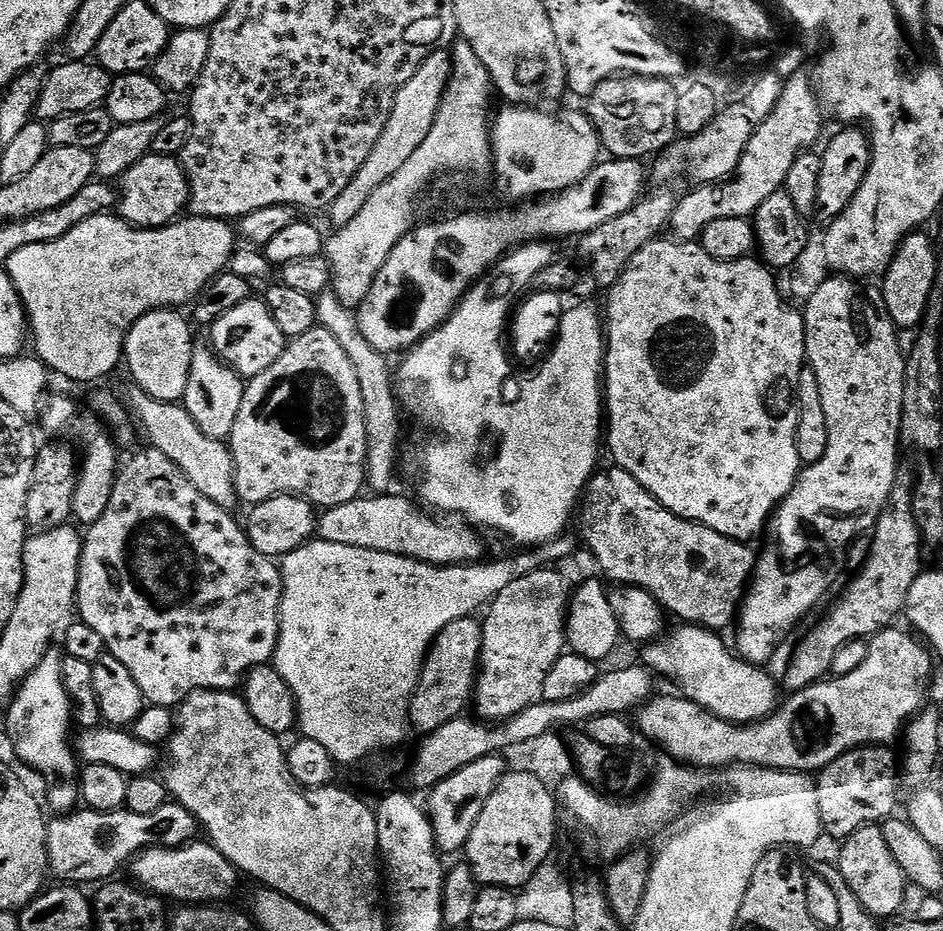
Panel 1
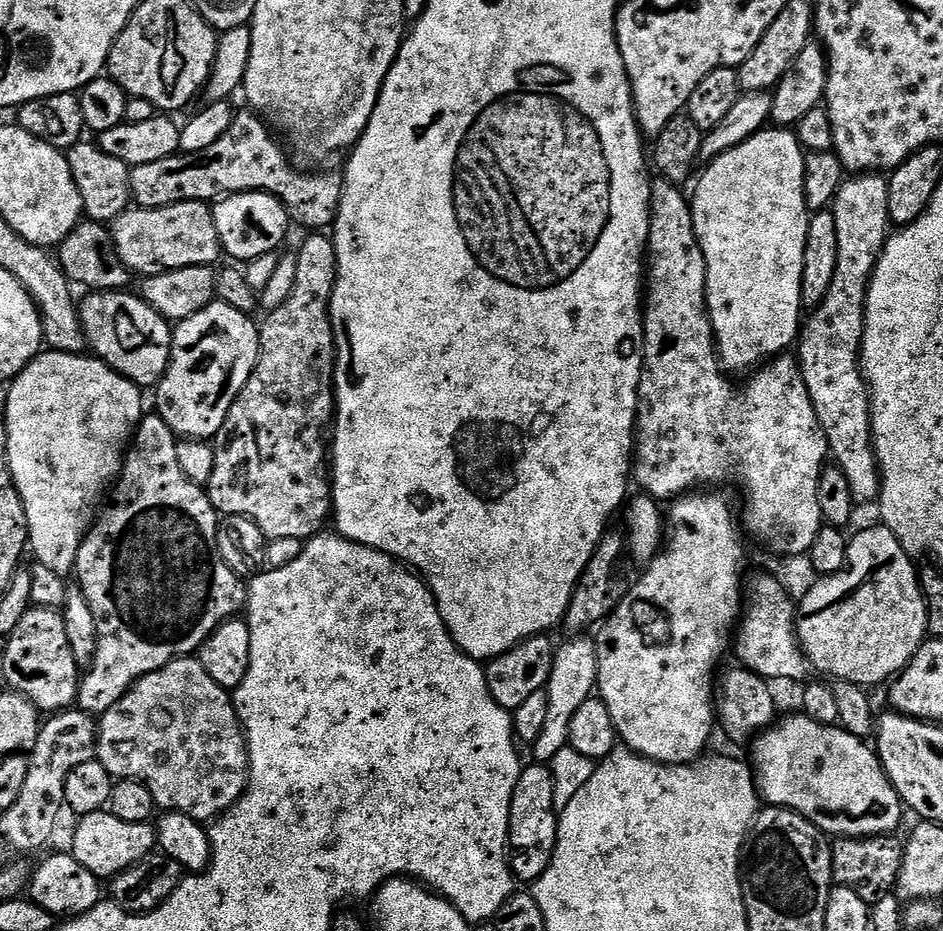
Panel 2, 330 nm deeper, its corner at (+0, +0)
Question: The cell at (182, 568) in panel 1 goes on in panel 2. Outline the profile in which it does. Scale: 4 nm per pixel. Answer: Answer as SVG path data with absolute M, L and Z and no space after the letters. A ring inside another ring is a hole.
M148 414L140 421L127 449L120 475L111 489L112 505L97 515L93 525L88 529L88 535L80 544L76 567L74 569L75 583L83 592L86 602L90 606L90 614L94 614L96 623L96 656L90 667L83 673L80 681L80 692L76 696L79 711L88 713L93 718L104 715L110 706L114 706L129 690L138 683L146 674L154 670L162 670L172 660L183 660L199 653L200 647L210 639L212 631L225 620L239 617L245 611L248 602L248 590L245 581L236 575L230 566L218 554L216 545L216 529L218 527L218 513L216 507L210 502L207 491L201 485L190 482L186 474L182 474L182 466L178 466L178 450L176 449L178 437L176 433L166 426L166 422L159 414Z

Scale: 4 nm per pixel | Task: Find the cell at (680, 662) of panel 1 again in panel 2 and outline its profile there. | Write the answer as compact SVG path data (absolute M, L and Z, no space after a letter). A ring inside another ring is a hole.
M797 714L797 716L788 716L777 719L776 723L770 728L764 729L755 740L751 741L752 760L750 759L750 767L754 773L756 781L756 791L762 797L765 805L774 808L788 808L792 812L796 812L800 816L804 816L807 820L819 828L821 832L832 838L859 838L862 836L886 836L895 833L896 827L900 824L900 808L902 809L902 801L896 787L890 782L890 778L886 774L886 770L880 765L880 757L876 754L876 749L871 743L865 742L861 737L850 734L845 728L836 724L819 724L814 722L810 717Z

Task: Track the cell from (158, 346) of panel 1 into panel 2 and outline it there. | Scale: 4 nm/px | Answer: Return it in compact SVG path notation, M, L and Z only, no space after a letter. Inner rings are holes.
M128 290L115 292L92 292L79 305L80 321L84 327L84 337L88 339L88 348L104 363L108 364L118 374L125 376L127 380L133 380L141 389L148 390L160 383L160 379L166 374L170 354L172 353L173 325L165 320L158 310L140 299L139 295Z

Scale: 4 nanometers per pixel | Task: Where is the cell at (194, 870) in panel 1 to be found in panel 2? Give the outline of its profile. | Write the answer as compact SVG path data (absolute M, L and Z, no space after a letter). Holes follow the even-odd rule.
M107 810L86 814L75 822L77 824L72 832L71 856L101 881L111 881L119 872L125 872L142 858L157 851L156 829L151 823L122 822L122 818L114 818L114 814Z

